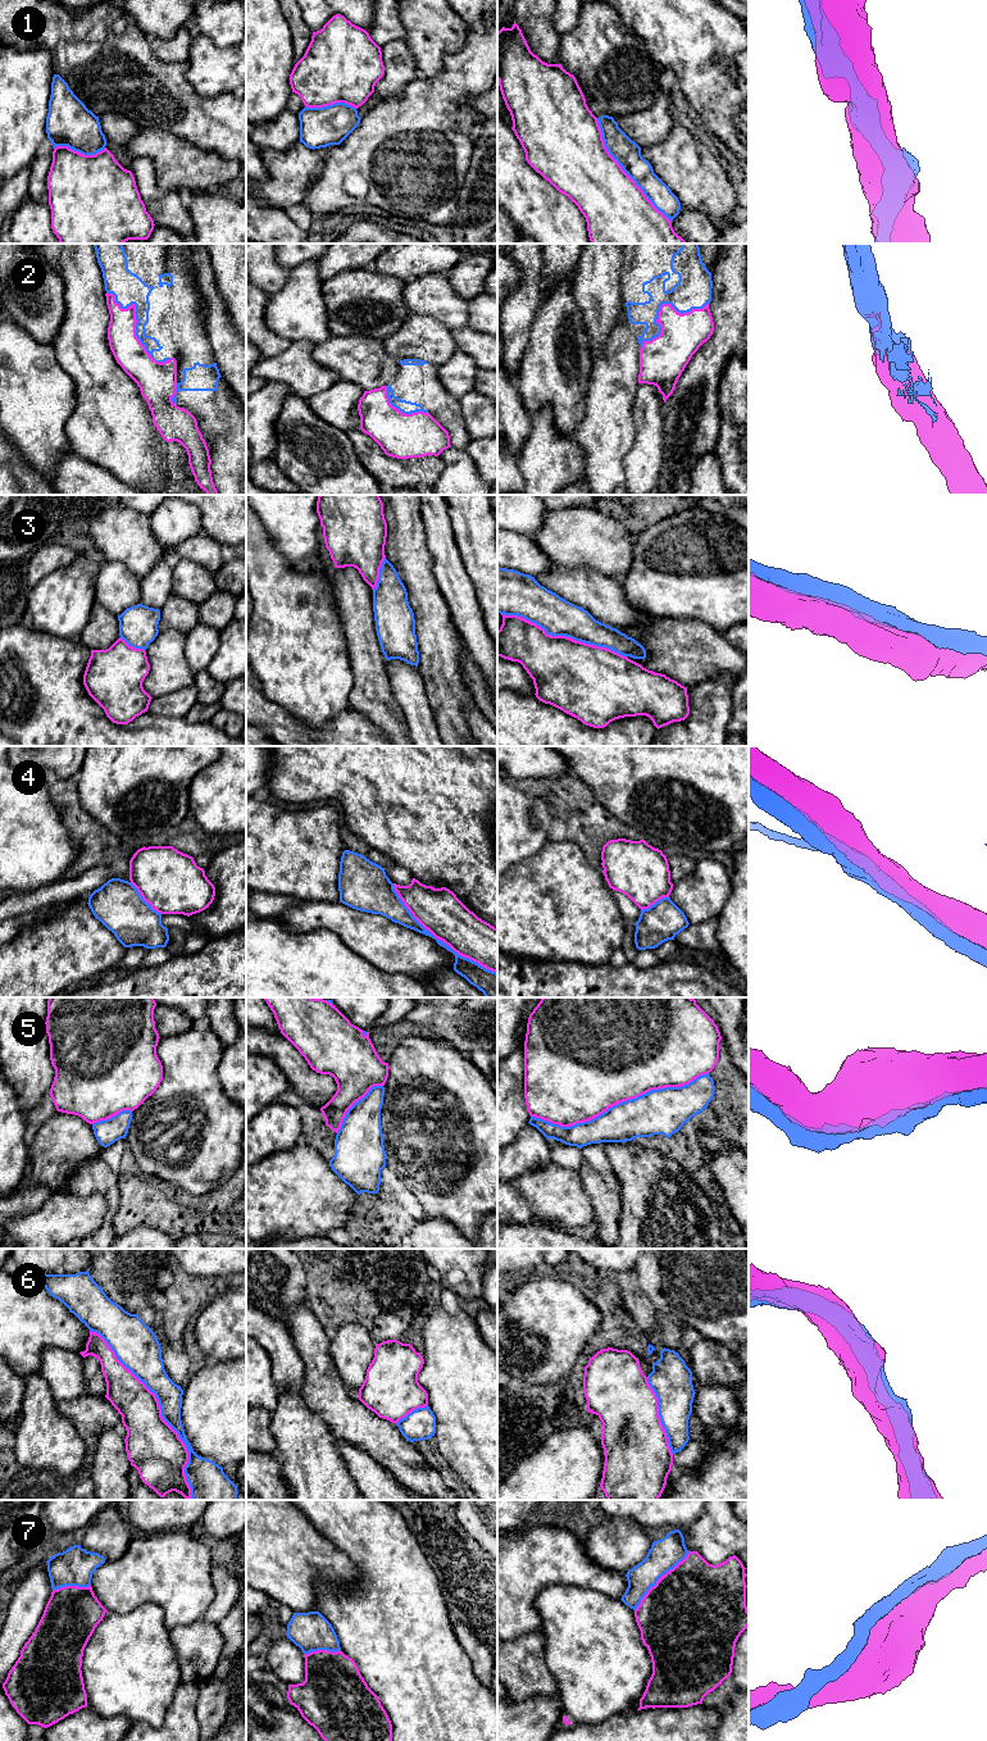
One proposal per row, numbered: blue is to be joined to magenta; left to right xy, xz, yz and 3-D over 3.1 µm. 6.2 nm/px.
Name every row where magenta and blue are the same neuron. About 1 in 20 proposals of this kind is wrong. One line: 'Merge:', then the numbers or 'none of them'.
Merge: 1, 2, 3, 4, 5, 6, 7

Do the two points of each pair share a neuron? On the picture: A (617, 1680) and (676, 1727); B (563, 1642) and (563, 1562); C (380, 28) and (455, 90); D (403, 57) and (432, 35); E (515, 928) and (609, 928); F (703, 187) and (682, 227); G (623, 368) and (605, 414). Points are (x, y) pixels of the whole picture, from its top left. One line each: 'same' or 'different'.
A: different
B: different
C: different
D: different
E: same
F: different
G: same

